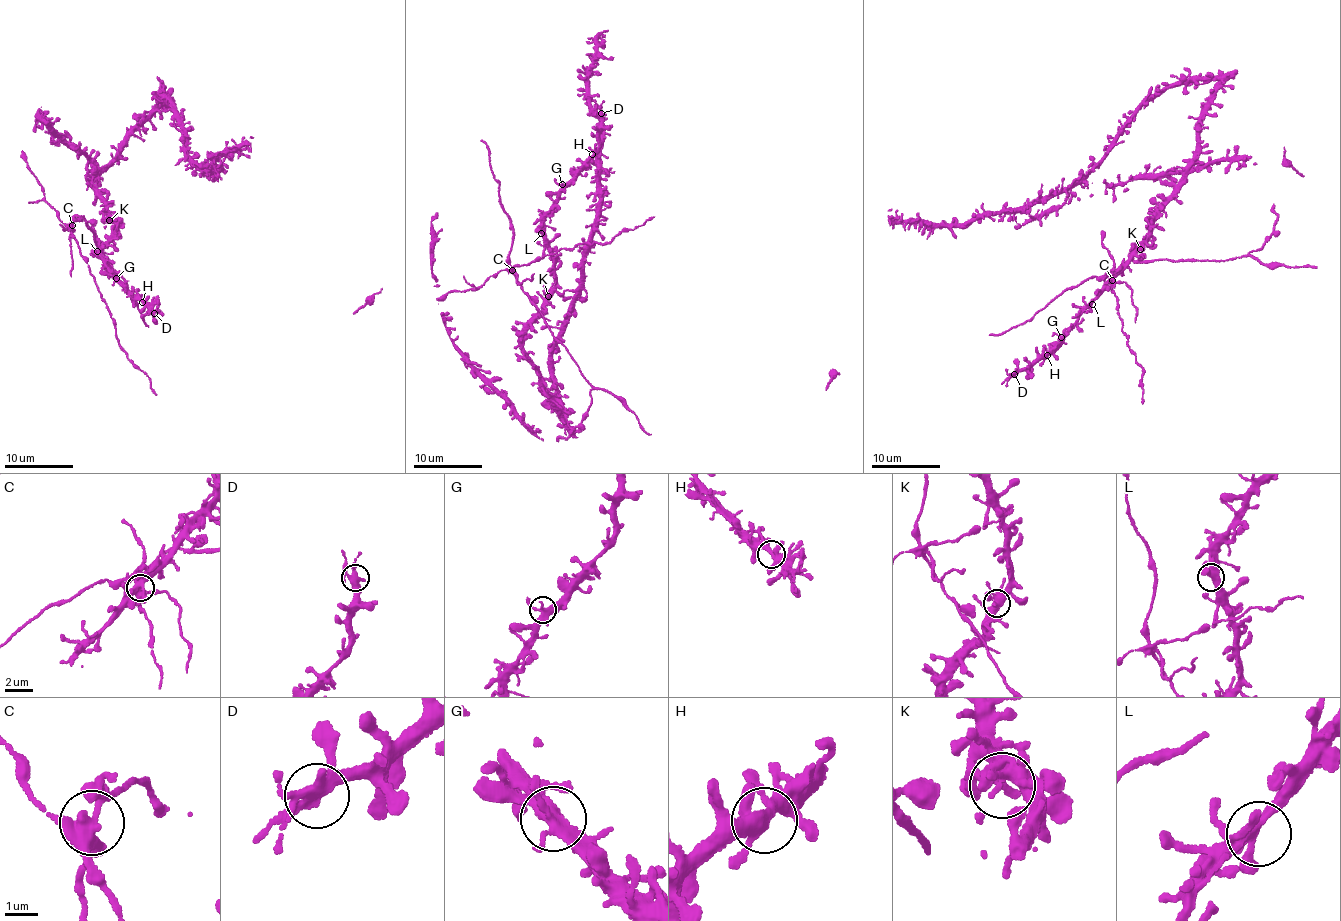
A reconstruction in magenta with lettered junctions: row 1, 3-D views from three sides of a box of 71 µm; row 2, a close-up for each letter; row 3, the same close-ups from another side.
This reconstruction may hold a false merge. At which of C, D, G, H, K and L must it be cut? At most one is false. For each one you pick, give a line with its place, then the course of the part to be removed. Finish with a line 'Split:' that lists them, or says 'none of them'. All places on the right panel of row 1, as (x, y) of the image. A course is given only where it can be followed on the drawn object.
C: place (1112, 280); course (1112, 280), (1122, 331), (1142, 371), (1142, 403)
Split: C

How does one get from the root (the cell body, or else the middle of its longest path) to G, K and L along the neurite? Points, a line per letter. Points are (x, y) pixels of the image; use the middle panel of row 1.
G: (530, 360), (522, 344), (524, 333), (539, 316), (557, 281), (544, 225), (562, 184)
K: (530, 360), (522, 344), (524, 333), (539, 316), (548, 296)
L: (530, 360), (522, 344), (524, 333), (539, 316), (557, 281), (550, 252), (541, 233)

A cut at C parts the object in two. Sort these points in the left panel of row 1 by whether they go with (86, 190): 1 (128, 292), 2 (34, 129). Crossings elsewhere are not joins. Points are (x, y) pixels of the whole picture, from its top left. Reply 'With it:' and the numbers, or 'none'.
With it: 1, 2

